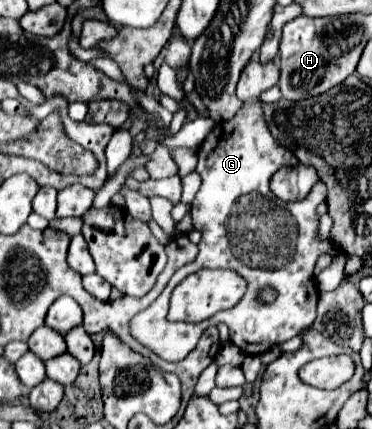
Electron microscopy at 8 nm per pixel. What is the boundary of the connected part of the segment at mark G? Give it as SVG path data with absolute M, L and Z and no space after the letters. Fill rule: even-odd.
M250 101L244 103L244 107L234 115L234 119L228 119L226 123L220 123L212 129L212 133L206 137L206 141L200 145L198 151L198 167L196 171L202 177L202 185L200 191L196 193L194 201L192 201L192 223L194 229L202 231L202 241L198 243L198 257L194 259L194 263L178 269L174 273L174 277L170 279L170 283L166 285L166 289L162 291L162 295L144 311L136 313L130 321L130 335L144 347L148 347L152 353L156 353L160 359L164 361L182 361L188 353L195 349L202 331L210 325L218 325L218 323L226 323L230 329L230 341L234 345L238 345L246 355L262 355L266 353L270 347L280 345L296 335L300 335L300 331L306 325L312 325L312 321L316 319L316 301L318 301L318 291L314 285L314 265L316 259L324 253L330 255L338 255L340 249L334 243L332 237L322 239L318 235L318 221L320 215L316 211L316 207L326 199L326 185L322 181L318 181L318 185L310 191L310 195L298 203L282 203L274 197L274 193L270 191L268 183L270 177L274 175L274 171L278 171L280 167L288 167L298 163L298 159L294 159L294 153L288 151L286 147L282 147L268 131L266 121L262 117L262 109L258 107L258 101ZM202 269L232 269L236 271L246 283L246 295L238 301L238 305L234 305L232 309L220 311L210 319L204 319L202 323L186 323L186 321L168 321L168 305L170 305L170 295L174 291L174 287L186 279L190 273L202 271ZM262 287L274 287L278 291L278 299L270 305L258 305L254 303L254 295L258 293L258 289Z

